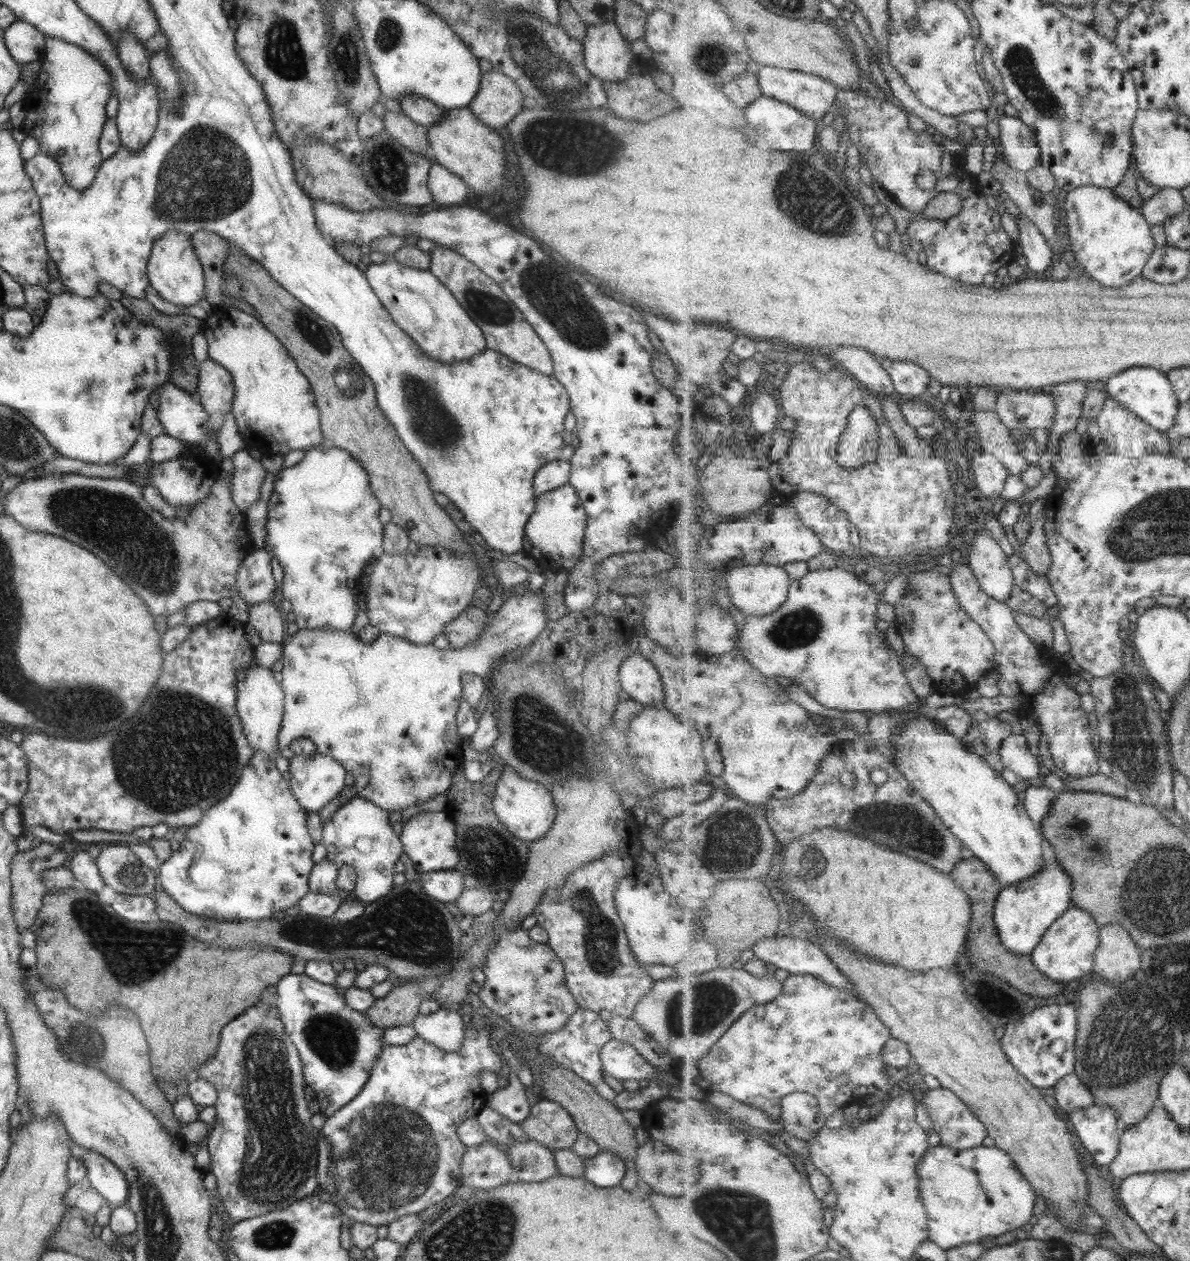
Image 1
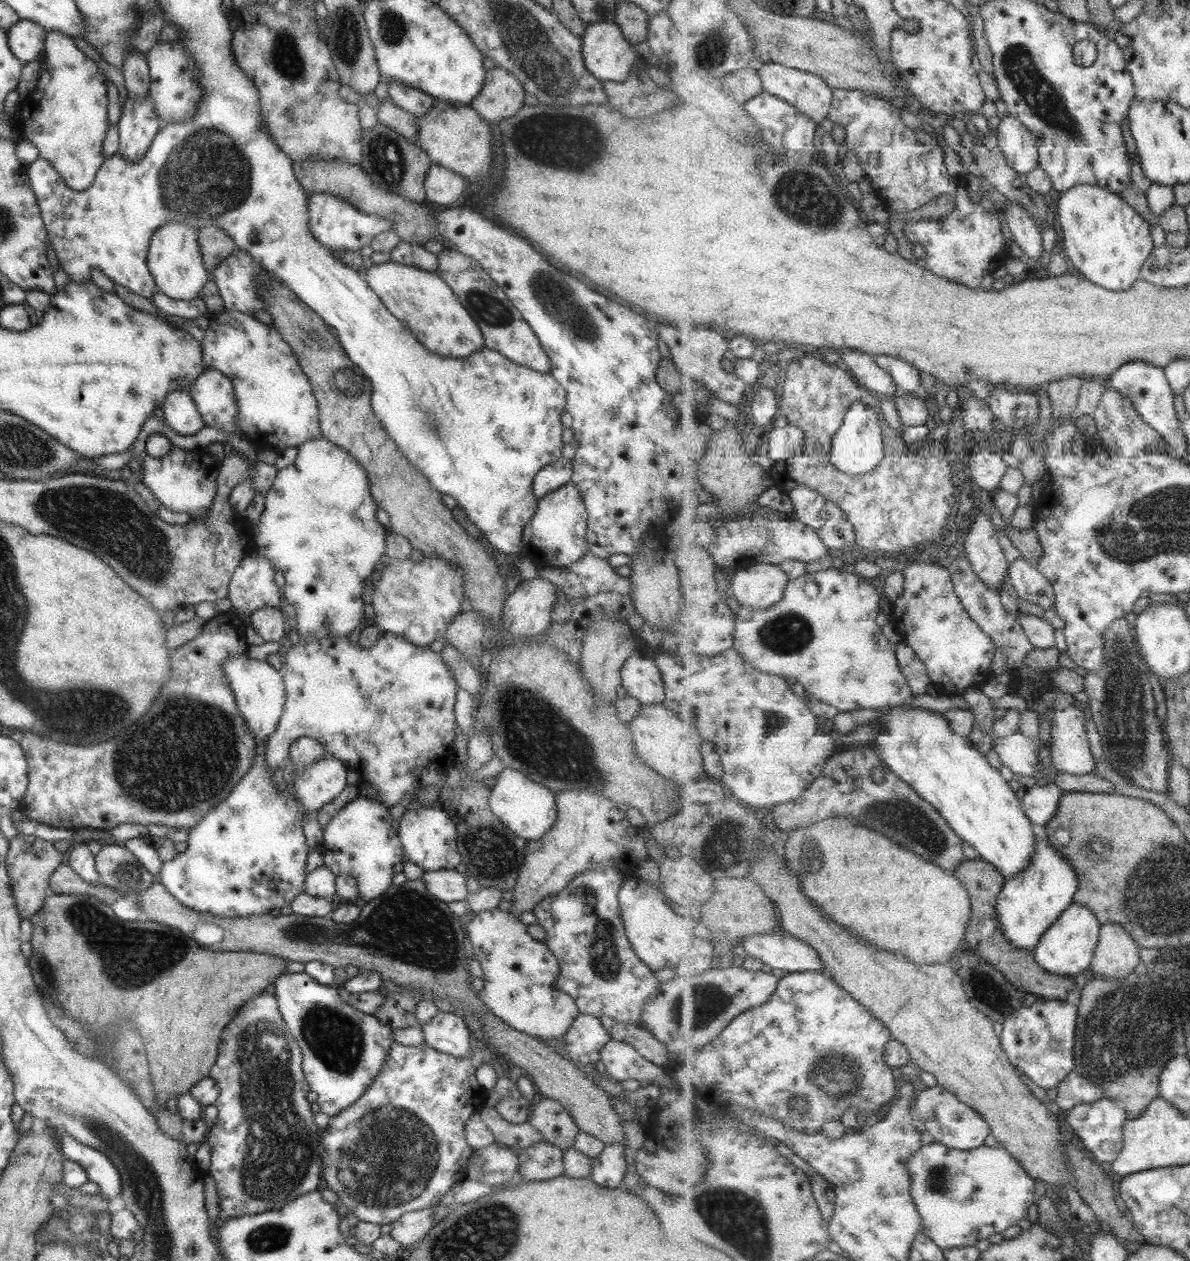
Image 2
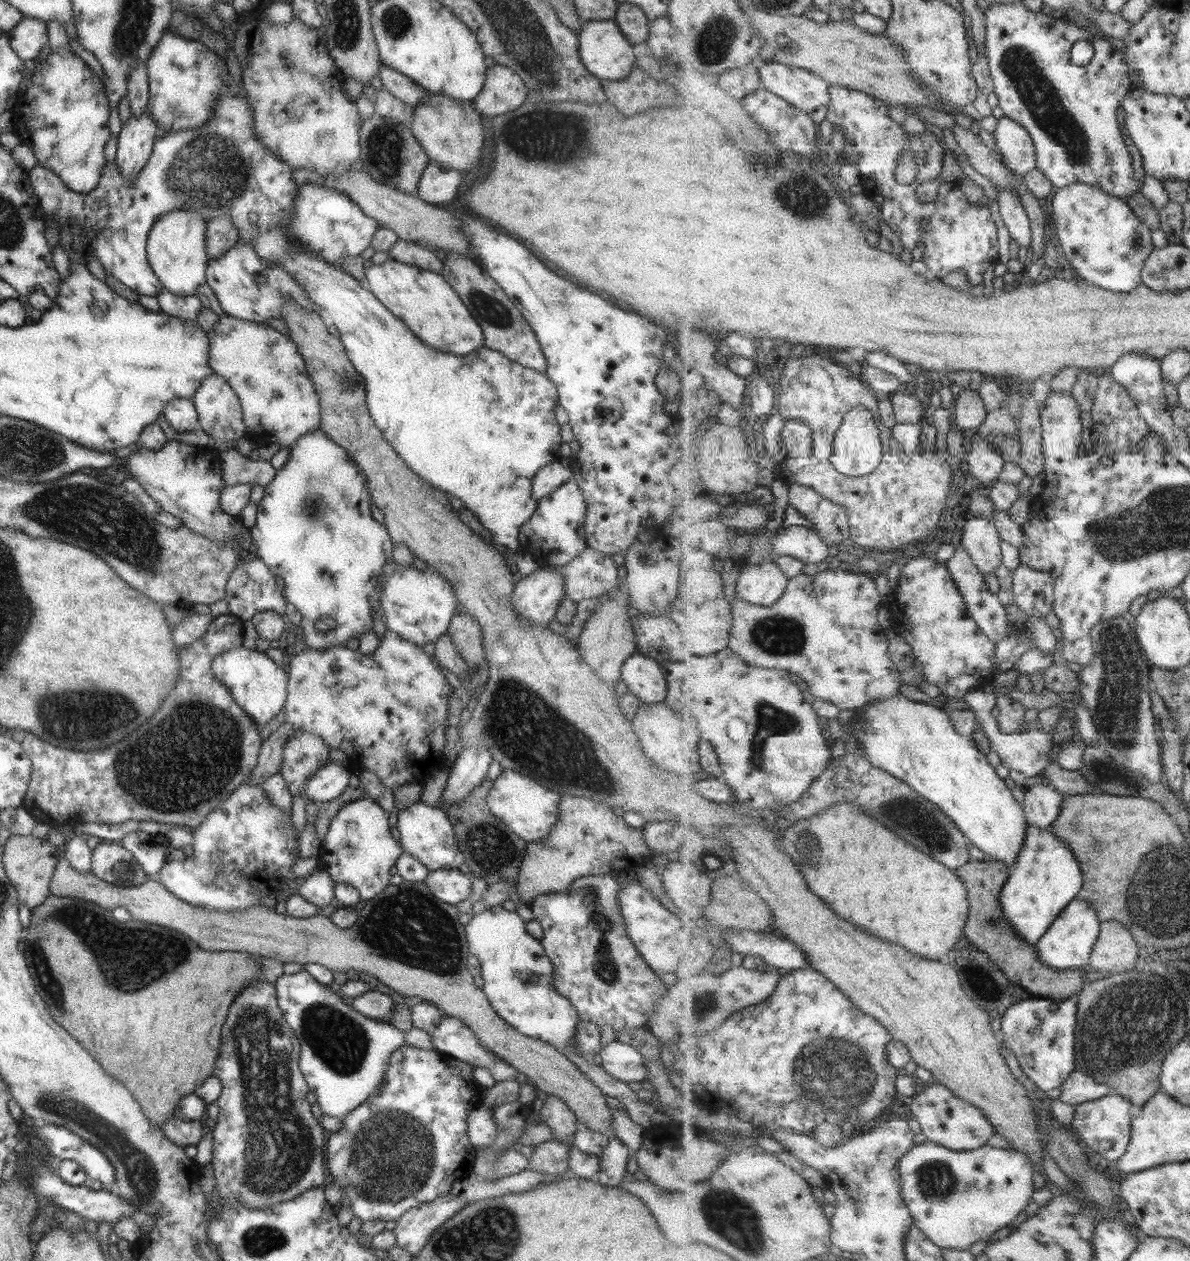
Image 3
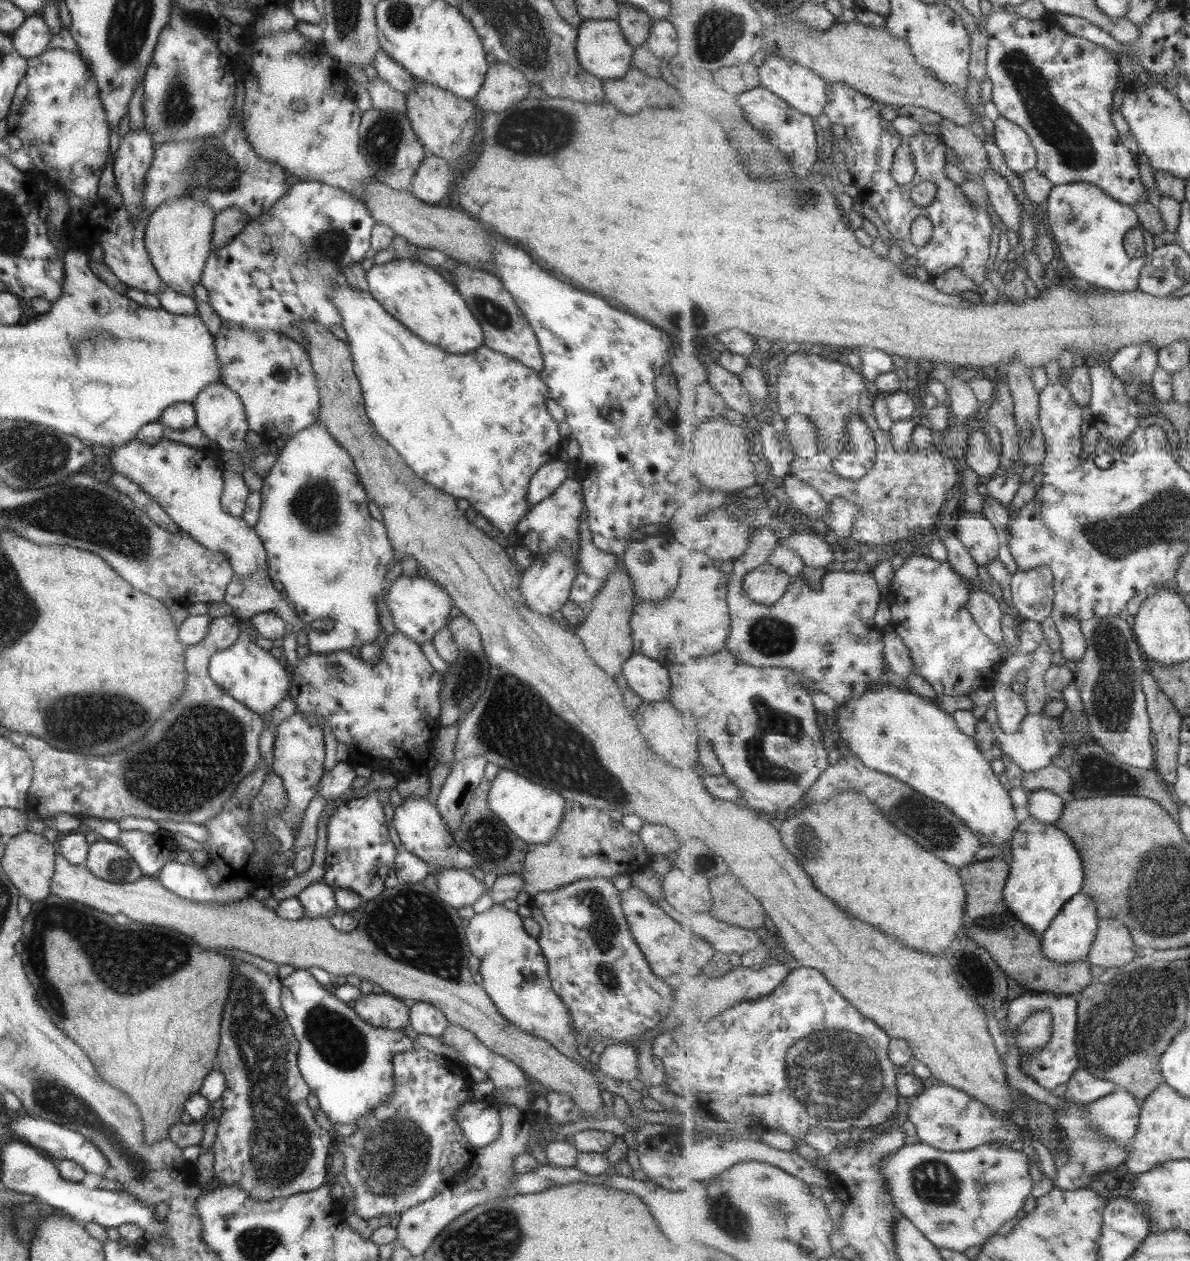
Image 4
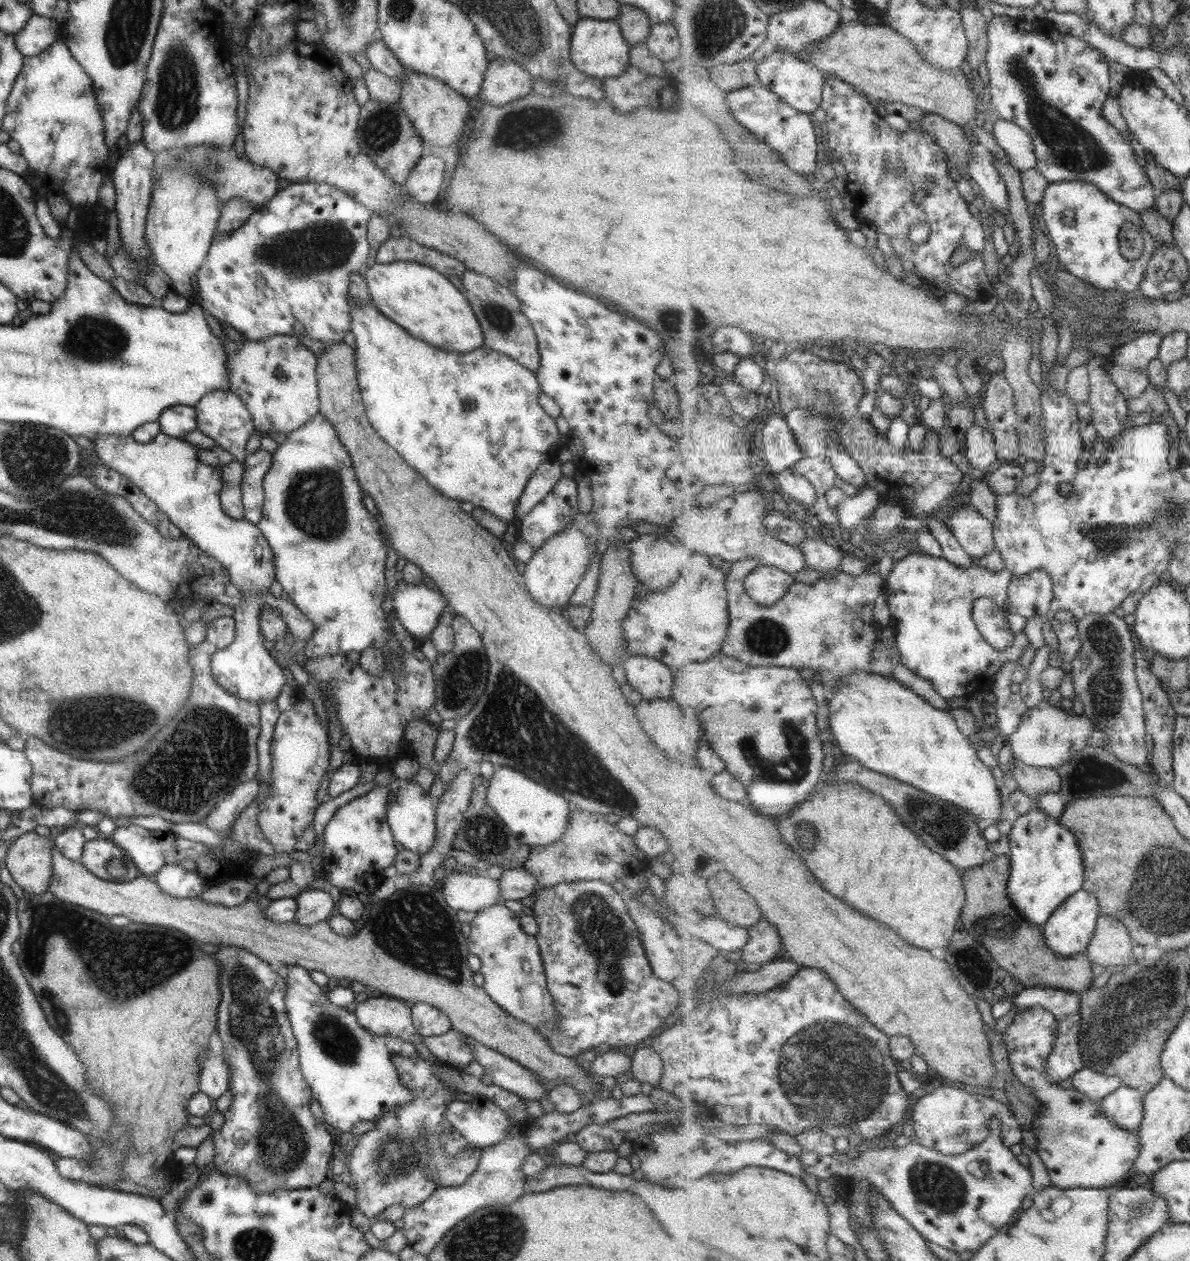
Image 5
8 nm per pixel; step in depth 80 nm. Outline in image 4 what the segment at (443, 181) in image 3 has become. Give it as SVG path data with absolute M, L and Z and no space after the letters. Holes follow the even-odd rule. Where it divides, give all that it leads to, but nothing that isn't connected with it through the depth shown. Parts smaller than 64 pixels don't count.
M425 155L413 173L409 191L428 205L439 203L445 194L449 194L449 184L456 182L457 170L449 172L449 167L444 158Z

